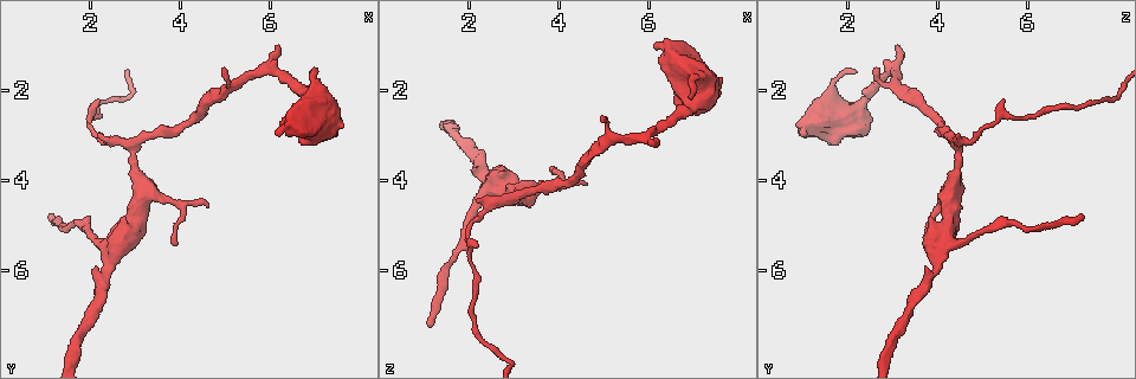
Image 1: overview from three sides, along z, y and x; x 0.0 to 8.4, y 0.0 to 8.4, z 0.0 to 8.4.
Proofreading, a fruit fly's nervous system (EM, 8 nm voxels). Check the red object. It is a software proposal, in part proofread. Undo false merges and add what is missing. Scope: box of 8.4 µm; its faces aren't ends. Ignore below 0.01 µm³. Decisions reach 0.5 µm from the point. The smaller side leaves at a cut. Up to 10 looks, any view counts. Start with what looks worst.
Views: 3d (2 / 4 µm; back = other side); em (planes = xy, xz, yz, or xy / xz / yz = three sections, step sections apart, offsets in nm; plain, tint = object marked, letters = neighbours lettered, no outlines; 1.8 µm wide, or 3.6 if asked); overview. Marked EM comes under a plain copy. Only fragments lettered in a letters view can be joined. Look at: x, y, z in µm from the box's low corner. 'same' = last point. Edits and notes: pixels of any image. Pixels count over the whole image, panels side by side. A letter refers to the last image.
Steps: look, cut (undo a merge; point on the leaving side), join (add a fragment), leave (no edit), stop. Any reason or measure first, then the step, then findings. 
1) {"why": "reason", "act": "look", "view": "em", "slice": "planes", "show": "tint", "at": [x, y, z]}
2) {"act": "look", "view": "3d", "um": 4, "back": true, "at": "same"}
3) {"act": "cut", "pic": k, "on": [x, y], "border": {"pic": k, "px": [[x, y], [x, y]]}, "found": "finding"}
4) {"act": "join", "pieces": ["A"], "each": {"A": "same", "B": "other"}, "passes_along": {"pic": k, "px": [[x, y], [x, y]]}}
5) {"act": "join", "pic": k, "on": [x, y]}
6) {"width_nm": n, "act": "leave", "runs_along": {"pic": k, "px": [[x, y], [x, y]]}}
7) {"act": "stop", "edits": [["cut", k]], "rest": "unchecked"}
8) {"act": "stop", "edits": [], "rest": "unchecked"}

{"why": "an open end", "act": "look", "view": "3d", "um": 4, "at": [6.10, 2.90, 1.00]}

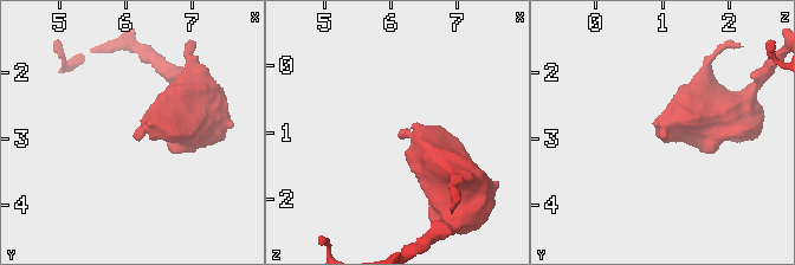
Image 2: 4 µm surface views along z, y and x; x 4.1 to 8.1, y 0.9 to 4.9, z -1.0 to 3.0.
{"why": "shape alone is not enough", "act": "look", "view": "em", "slice": "planes", "show": "letters", "at": [6.15, 2.95, 1.00]}

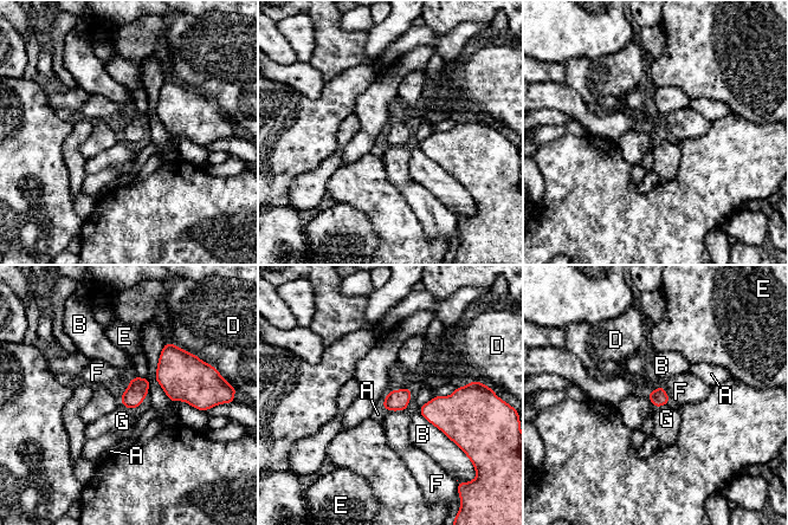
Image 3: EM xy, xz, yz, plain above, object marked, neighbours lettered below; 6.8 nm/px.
{"act": "leave", "each": {"A": "other", "B": "other", "D": "other", "E": "other", "F": "other", "G": "other"}, "border": {"pic": 3, "px": [[669, 402], [654, 408]]}, "found": "none of them fits"}

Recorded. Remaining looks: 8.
{"why": "branch stops here", "act": "look", "view": "3d", "um": 4, "at": [7.00, 1.55, 2.20]}

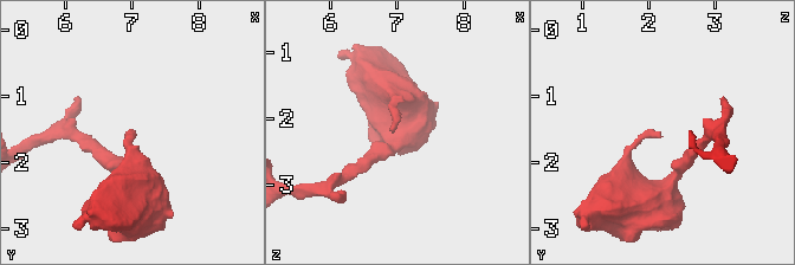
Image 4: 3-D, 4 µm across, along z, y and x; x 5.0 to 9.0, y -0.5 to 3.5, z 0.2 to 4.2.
{"act": "look", "view": "em", "slice": "xz", "step": 4, "show": "tint", "at": [6.95, 1.60, 2.20]}

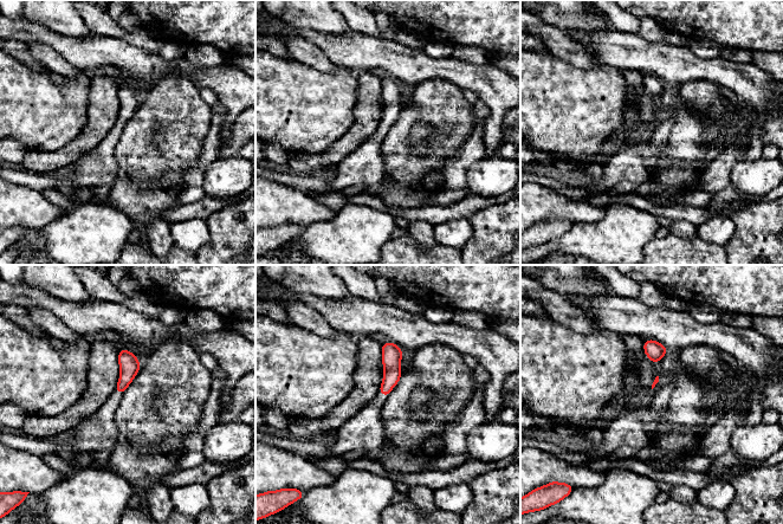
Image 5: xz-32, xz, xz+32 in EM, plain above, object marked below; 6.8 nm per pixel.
{"why": "cut it another way", "act": "look", "view": "em", "slice": "yz", "step": 16, "show": "letters", "at": "same"}

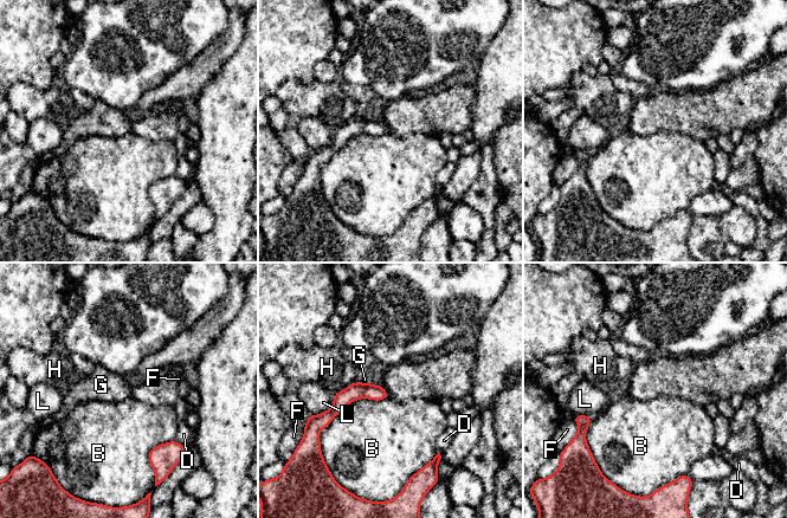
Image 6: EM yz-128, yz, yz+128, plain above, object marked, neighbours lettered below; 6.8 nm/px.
{"act": "leave", "each": {"B": "other", "D": "other", "F": "other", "G": "other", "H": "other", "L": "other"}, "found": "none of them fits"}

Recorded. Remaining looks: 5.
{"why": "three arms meet", "act": "look", "view": "em", "slice": "xz", "step": 16, "show": "letters", "at": [3.15, 4.15, 4.35]}

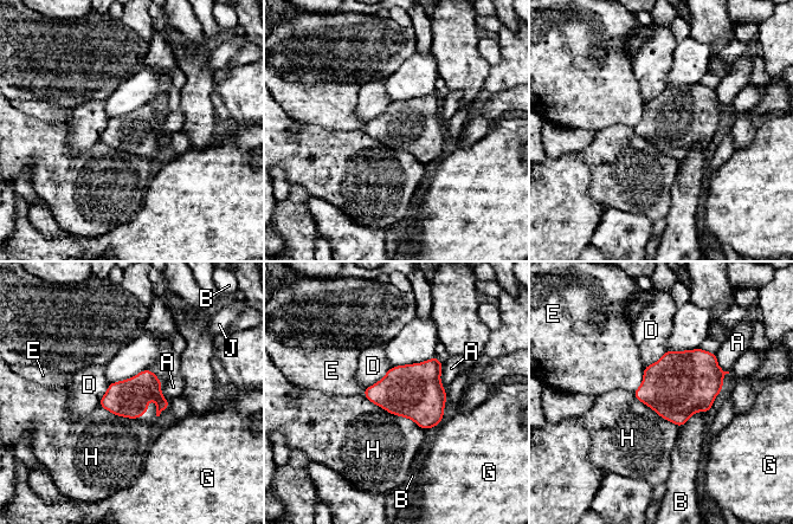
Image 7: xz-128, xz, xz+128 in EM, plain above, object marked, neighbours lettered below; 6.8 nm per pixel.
{"why": "cut it another way", "act": "look", "view": "em", "slice": "xy", "step": 4, "show": "letters", "at": "same"}

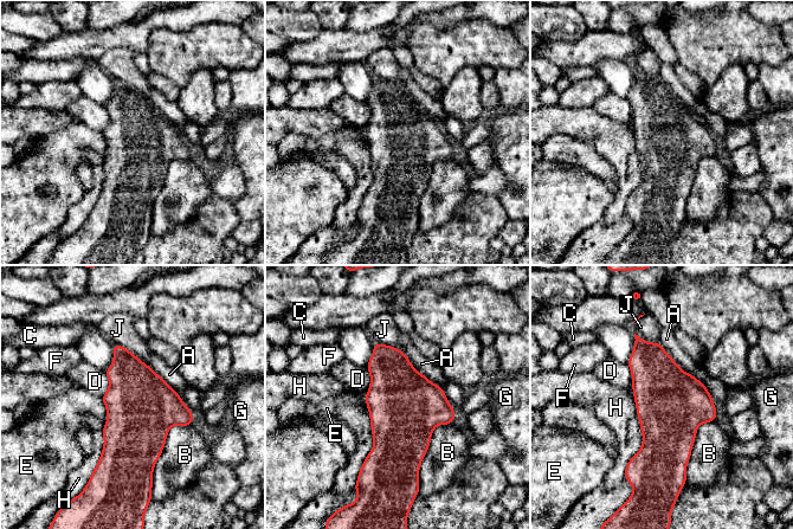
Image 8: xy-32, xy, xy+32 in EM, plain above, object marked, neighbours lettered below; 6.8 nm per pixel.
{"longest_contact_nm": ["H", 550], "act": "leave", "each": {"A": "other", "B": "other", "C": "other", "D": "other", "E": "other", "F": "other", "G": "other", "H": "other", "J": "other"}, "border": {"pic": 8, "px": [[632, 387], [642, 447], [624, 470]]}, "found": "one cell here"}

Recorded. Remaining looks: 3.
{"why": "free end", "act": "look", "view": "em", "slice": "xy", "step": 4, "show": "letters", "at": [1.20, 4.75, 7.20]}

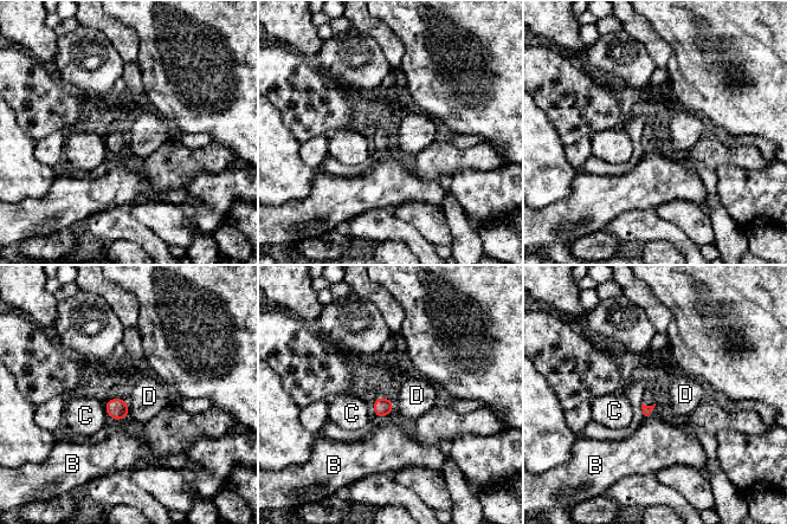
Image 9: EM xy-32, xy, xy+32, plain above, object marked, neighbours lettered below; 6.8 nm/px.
{"why": "cut it another way", "act": "look", "view": "em", "slice": "yz", "step": 16, "show": "letters", "at": "same"}

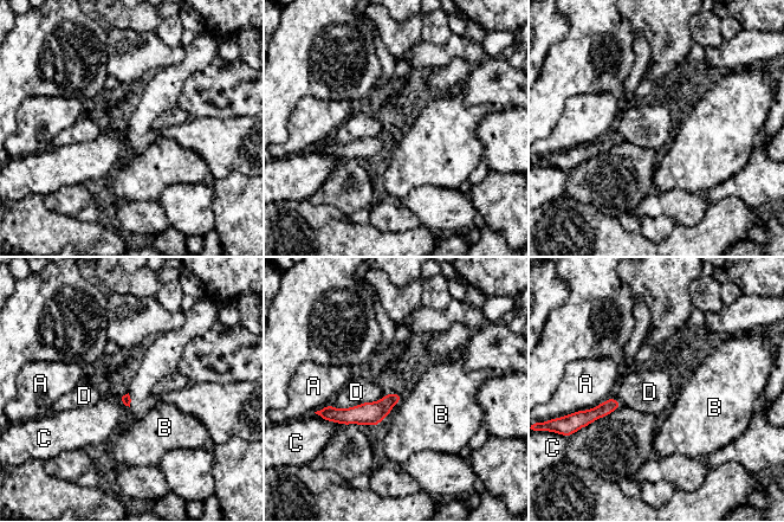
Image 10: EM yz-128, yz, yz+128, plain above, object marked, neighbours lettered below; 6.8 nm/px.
{"act": "leave", "each": {"A": "other", "B": "other", "C": "other", "D": "other"}, "border": {"pic": 10, "px": [[387, 394], [349, 407], [331, 405]]}, "found": "none of them fits"}

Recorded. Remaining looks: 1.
{"act": "stop", "edits": [], "rest": "unchecked"}

